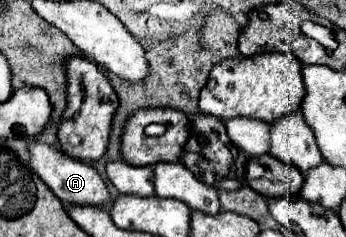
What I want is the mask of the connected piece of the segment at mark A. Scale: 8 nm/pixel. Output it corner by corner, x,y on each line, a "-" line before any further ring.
33,140
29,144
29,152
31,152
31,168
37,172
37,176
55,192
55,196
63,202
63,204
83,204
83,206
103,206
109,200
109,192
107,186
103,182
103,178
97,174
97,170
93,166
89,166
87,162
75,160
67,154
63,154
59,148
43,144
39,140

